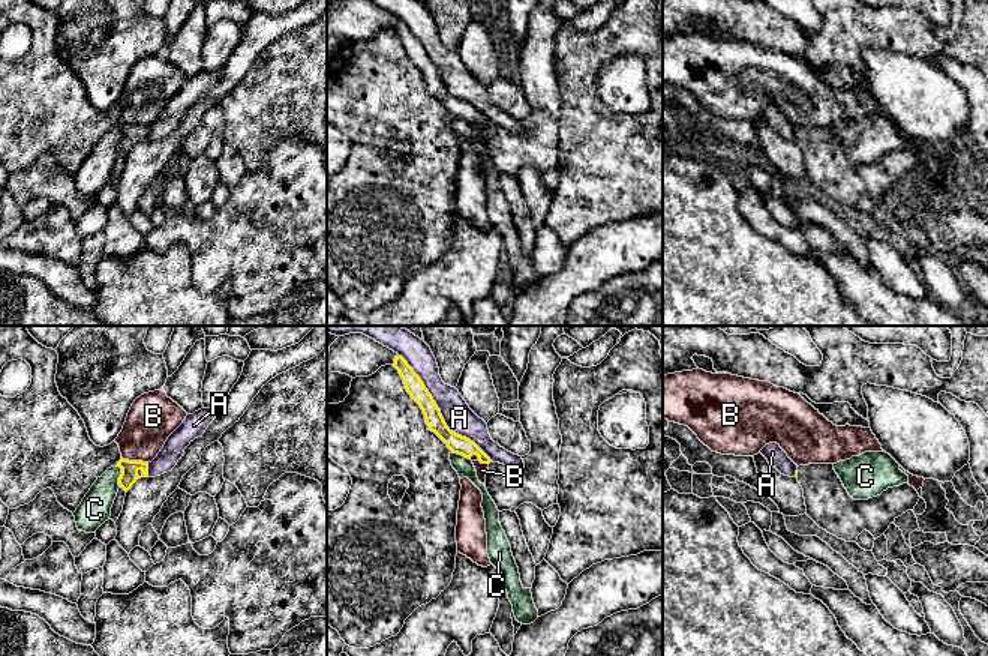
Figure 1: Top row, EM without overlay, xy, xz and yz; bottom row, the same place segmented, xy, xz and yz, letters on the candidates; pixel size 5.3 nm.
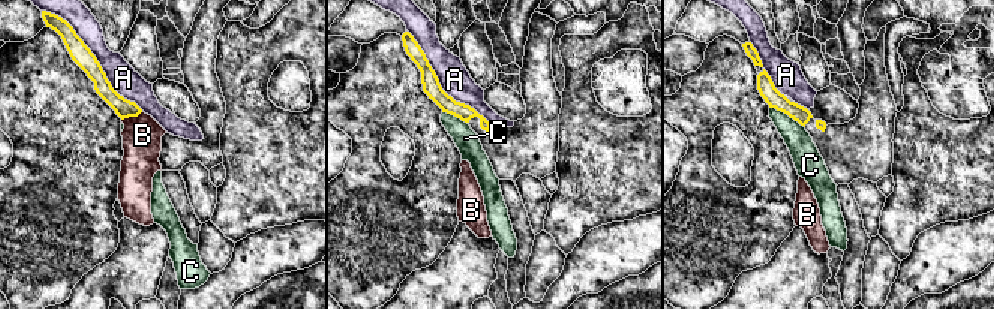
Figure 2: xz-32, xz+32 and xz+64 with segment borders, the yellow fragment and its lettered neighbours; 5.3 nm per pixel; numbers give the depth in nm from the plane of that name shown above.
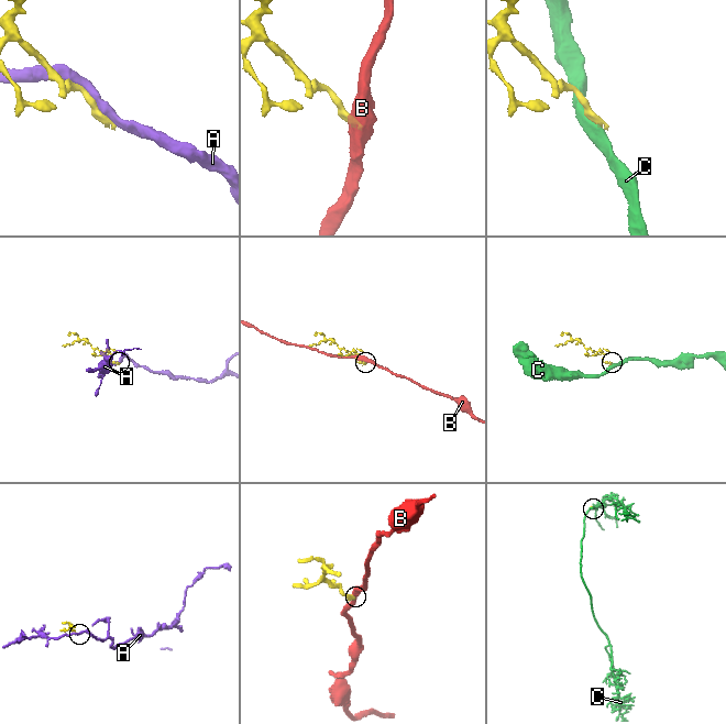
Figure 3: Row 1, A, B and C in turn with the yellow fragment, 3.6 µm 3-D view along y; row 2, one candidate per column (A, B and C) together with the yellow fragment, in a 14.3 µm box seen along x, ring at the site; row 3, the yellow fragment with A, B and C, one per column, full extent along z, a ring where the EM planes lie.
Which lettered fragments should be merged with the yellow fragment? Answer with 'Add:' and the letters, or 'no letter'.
Add: no letter

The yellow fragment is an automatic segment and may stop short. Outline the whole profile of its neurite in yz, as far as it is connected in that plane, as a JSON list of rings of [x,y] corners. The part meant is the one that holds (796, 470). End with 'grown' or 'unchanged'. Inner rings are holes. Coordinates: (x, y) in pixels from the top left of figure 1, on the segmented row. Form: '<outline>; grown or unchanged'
[[[808,464],[796,470],[804,489],[807,515],[823,530],[846,542],[856,542],[867,530],[874,539],[919,501],[909,483],[888,488],[868,500],[853,500],[834,470],[834,464]]]; grown

